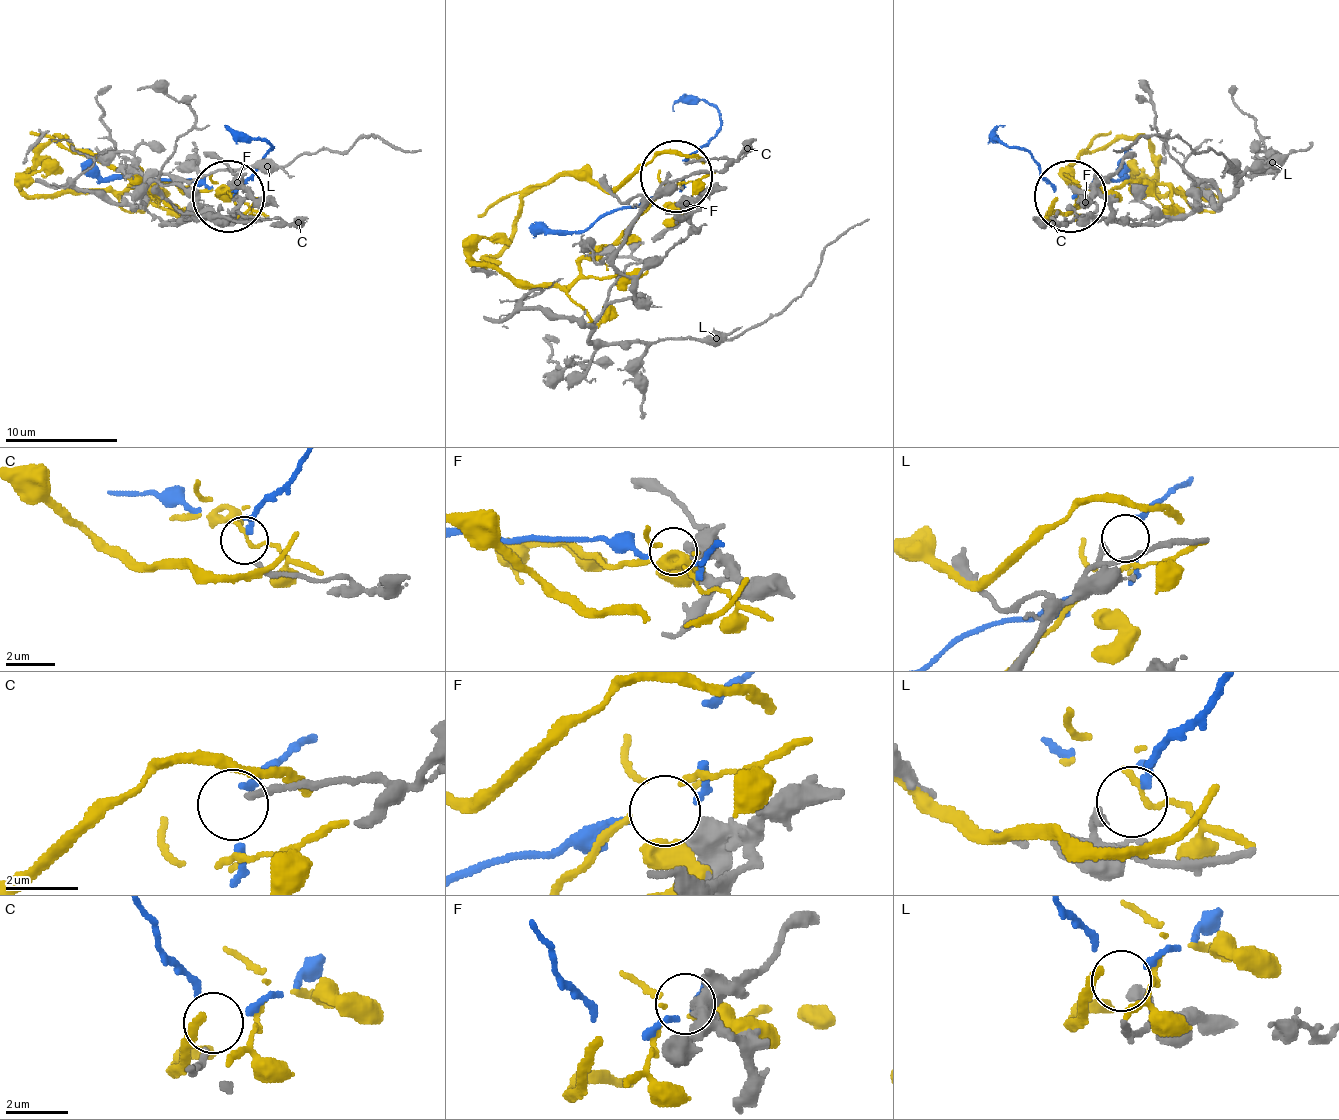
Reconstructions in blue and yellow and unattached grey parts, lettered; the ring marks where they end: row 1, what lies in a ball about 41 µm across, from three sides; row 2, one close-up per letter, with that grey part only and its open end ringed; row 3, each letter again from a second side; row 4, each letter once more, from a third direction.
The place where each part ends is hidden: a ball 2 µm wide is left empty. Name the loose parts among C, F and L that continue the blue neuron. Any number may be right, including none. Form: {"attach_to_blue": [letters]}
{"attach_to_blue": ["L"]}

